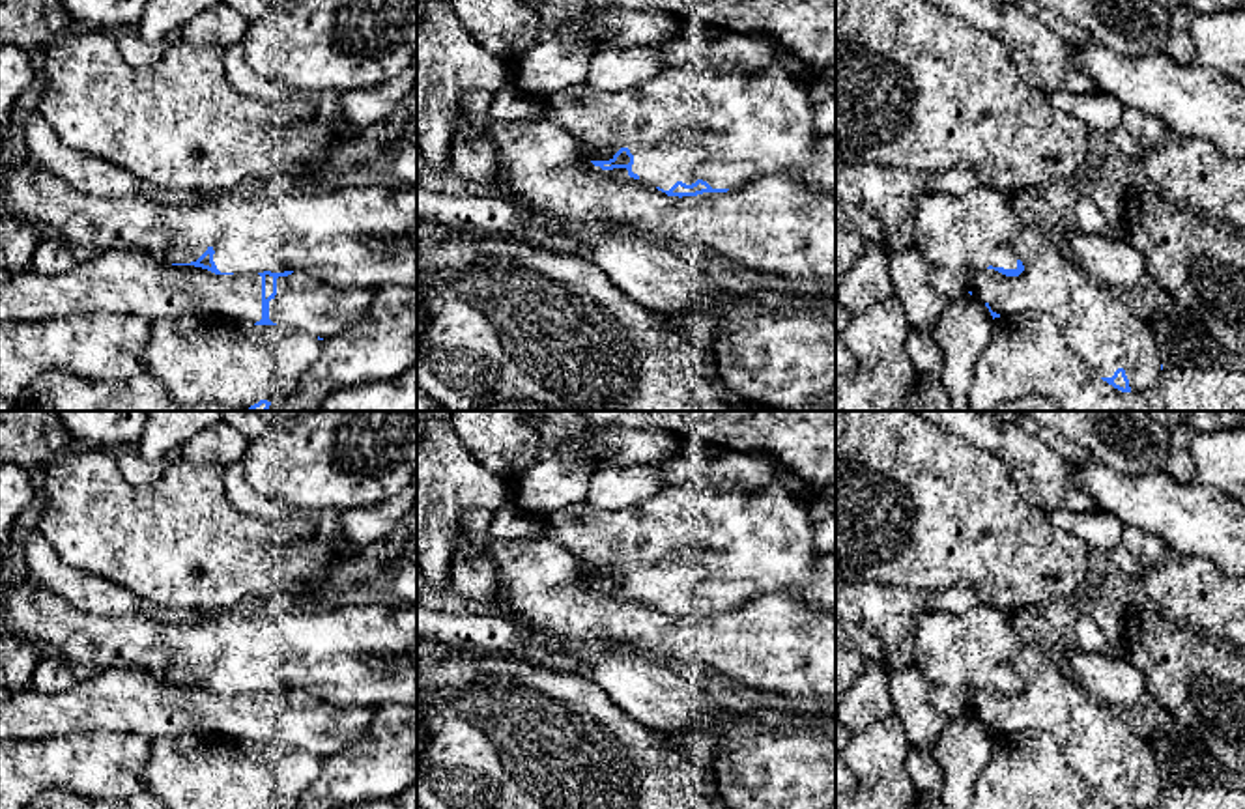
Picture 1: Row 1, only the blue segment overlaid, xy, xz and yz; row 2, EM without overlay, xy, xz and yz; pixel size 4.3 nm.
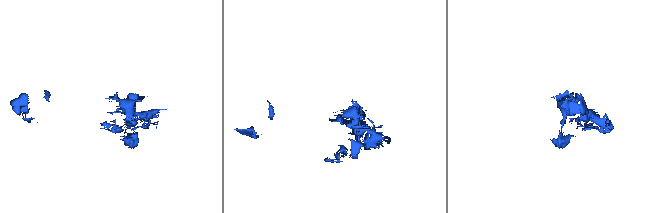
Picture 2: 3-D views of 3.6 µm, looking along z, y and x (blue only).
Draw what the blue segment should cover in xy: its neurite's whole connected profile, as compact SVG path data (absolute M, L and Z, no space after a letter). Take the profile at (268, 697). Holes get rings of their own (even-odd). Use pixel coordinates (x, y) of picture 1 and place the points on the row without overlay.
M116 665L60 693L13 691L0 703L0 740L41 740L114 731L148 740L217 732L284 744L318 759L365 736L372 708L340 708L307 691L221 691L213 665L191 682L166 682L138 665Z

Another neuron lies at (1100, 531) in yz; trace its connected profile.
M1103 510L1058 512L1051 516L1060 531L1080 538L1090 551L1110 553L1122 544L1122 521Z

